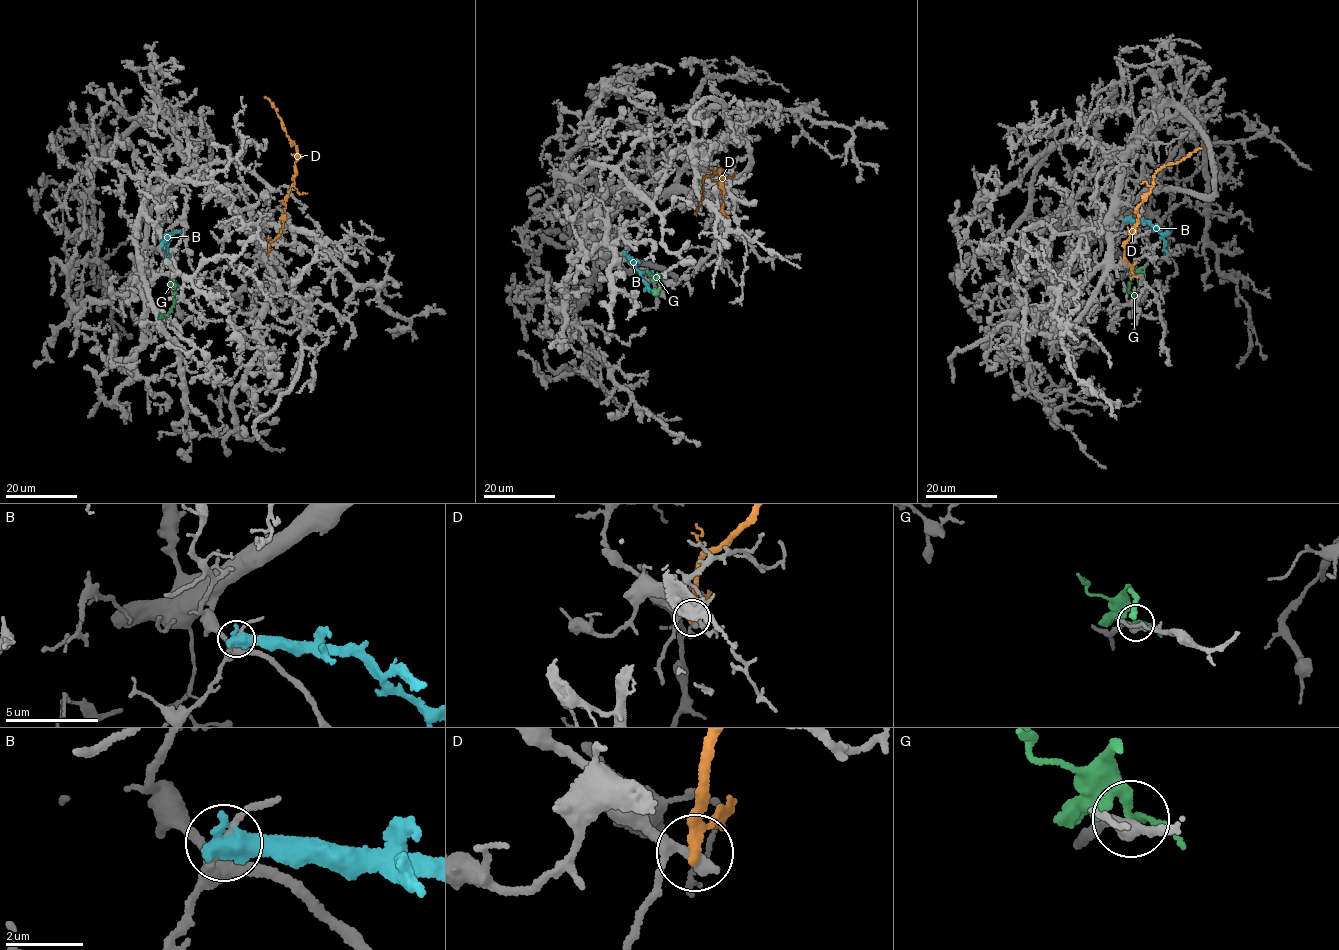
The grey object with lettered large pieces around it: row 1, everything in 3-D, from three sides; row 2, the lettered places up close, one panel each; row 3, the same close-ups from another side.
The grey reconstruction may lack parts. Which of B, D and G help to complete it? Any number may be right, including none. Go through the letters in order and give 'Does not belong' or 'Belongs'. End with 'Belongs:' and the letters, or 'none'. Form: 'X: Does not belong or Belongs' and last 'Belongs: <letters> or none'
B: Does not belong
D: Does not belong
G: Does not belong
Belongs: none

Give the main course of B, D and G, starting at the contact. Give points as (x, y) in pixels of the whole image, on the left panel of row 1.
B: (161, 245), (165, 236), (169, 255)
D: (267, 254), (269, 241), (281, 229), (297, 155), (295, 144), (265, 96)
G: (175, 284), (171, 311), (158, 318)

